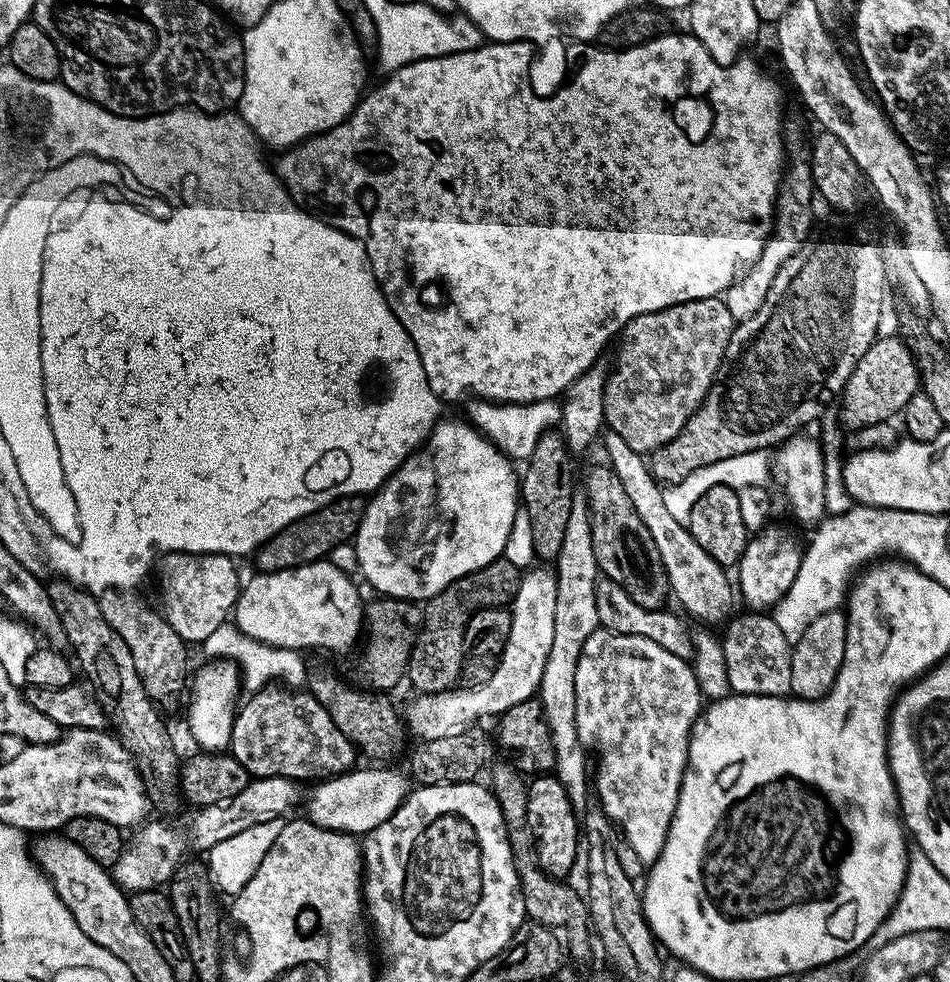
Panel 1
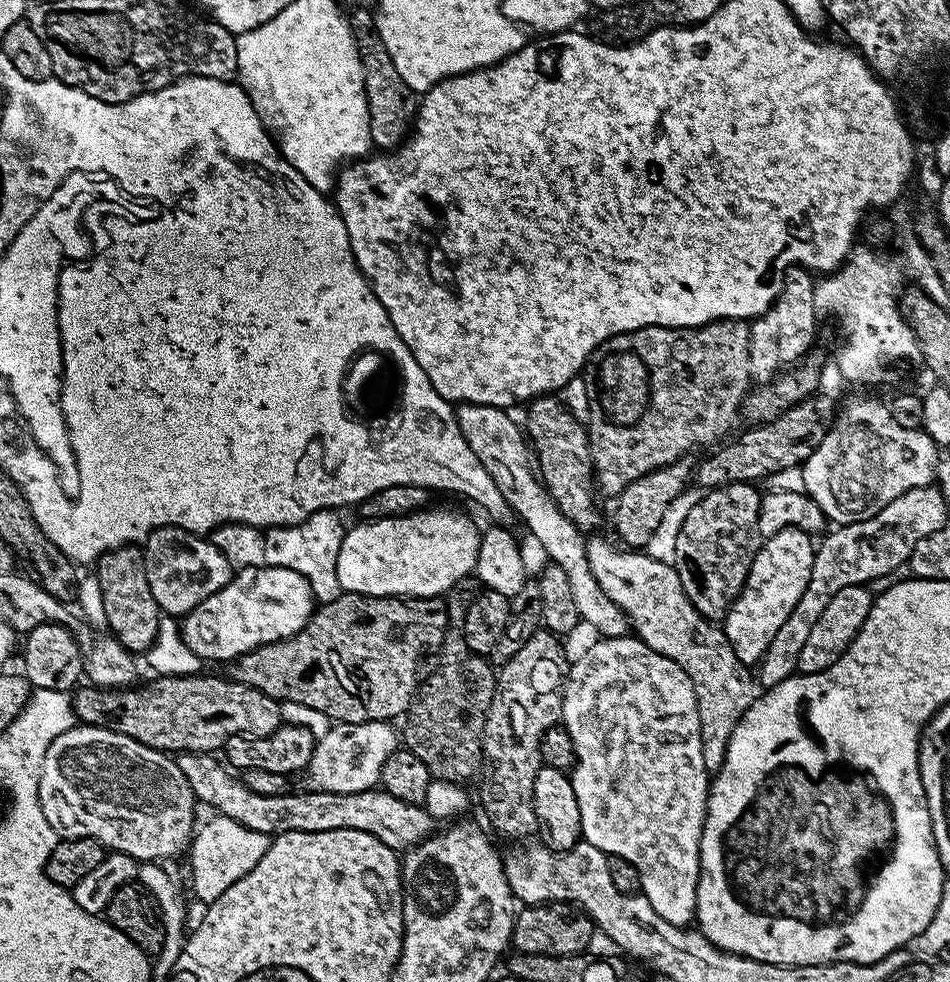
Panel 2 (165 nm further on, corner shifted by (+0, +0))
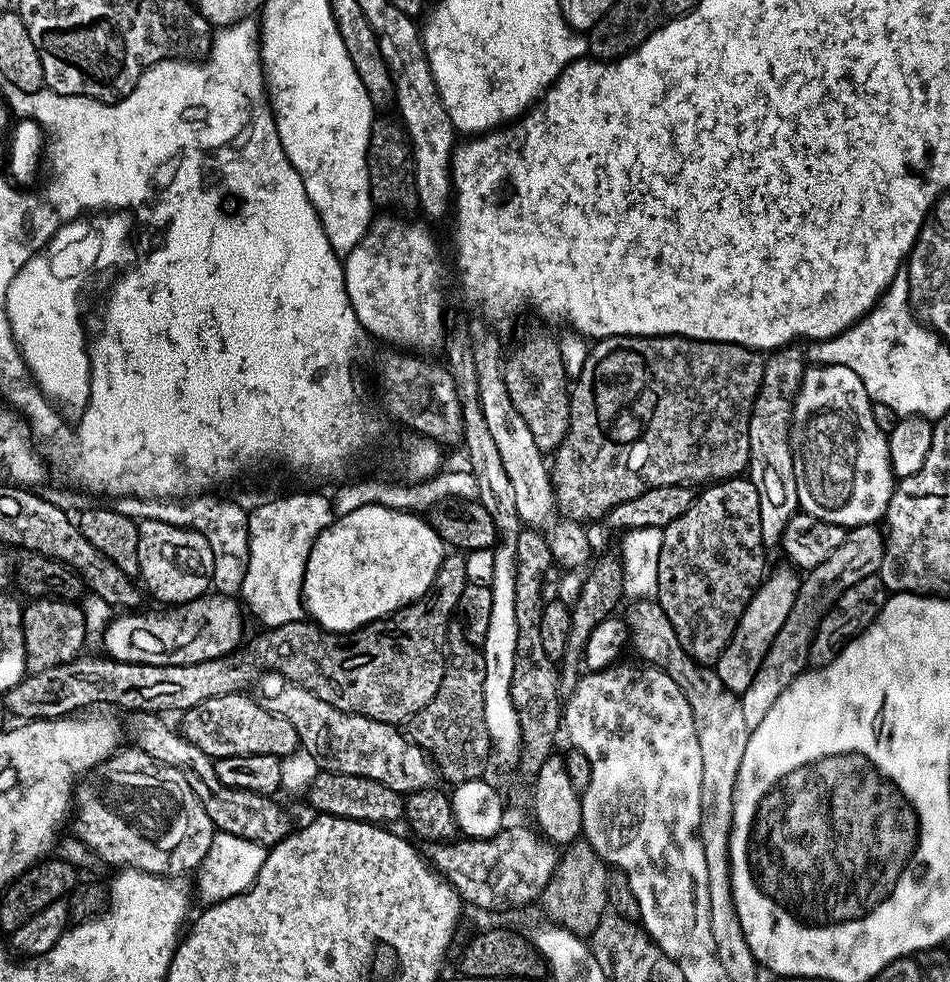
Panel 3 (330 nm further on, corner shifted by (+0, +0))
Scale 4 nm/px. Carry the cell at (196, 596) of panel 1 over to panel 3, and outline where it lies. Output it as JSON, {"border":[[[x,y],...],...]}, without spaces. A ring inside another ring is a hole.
{"border":[[[156,520],[139,521],[138,562],[138,576],[143,587],[147,591],[149,588],[164,606],[190,604],[193,600],[201,599],[213,587],[216,567],[214,553],[206,538],[189,528],[179,528]]]}

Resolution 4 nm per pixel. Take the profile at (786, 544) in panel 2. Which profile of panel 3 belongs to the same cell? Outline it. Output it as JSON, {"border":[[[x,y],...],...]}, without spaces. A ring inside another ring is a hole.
{"border":[[[795,567],[780,568],[777,572],[769,571],[766,579],[756,593],[752,596],[752,601],[746,606],[742,618],[732,635],[732,641],[728,643],[721,656],[716,659],[714,671],[722,682],[726,690],[742,694],[750,682],[754,682],[754,674],[758,674],[758,666],[762,666],[762,658],[770,650],[774,638],[778,638],[778,632],[786,622],[792,607],[794,606],[800,586],[802,576]]]}

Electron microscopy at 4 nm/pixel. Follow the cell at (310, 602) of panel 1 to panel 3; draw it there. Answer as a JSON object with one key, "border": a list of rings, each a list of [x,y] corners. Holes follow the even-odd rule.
{"border":[[[212,594],[207,598],[193,600],[192,603],[175,610],[164,610],[161,616],[117,615],[102,633],[105,648],[103,651],[112,659],[121,660],[123,663],[149,663],[152,666],[186,666],[227,656],[241,647],[240,639],[244,636],[245,613],[241,605],[236,605],[235,602],[231,596]]]}

